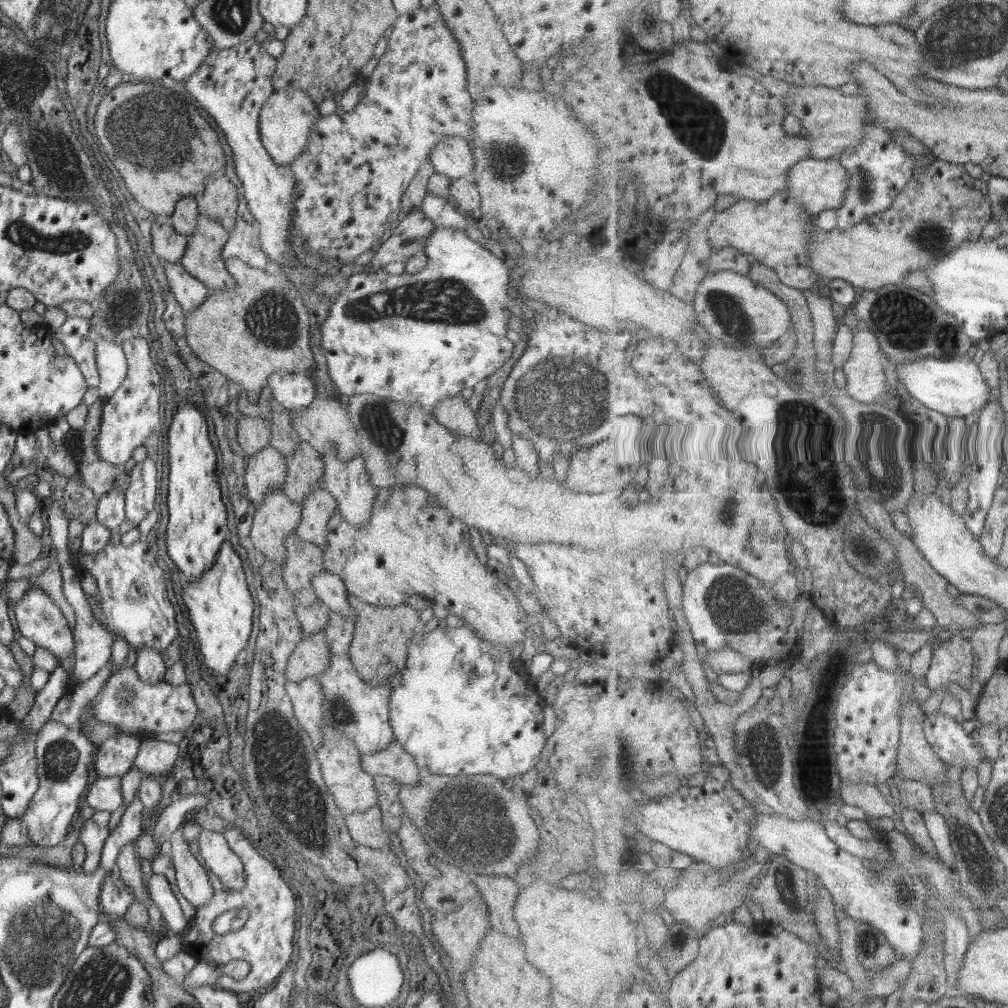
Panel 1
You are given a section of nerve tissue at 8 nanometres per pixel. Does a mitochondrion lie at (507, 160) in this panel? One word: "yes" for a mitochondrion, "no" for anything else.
yes

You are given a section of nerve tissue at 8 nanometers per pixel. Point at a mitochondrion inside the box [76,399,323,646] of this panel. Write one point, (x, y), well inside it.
(128, 604)

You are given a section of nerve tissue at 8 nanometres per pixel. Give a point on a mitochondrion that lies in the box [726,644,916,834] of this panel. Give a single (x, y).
(763, 738)

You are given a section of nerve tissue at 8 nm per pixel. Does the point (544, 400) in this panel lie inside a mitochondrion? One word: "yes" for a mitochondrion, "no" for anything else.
yes

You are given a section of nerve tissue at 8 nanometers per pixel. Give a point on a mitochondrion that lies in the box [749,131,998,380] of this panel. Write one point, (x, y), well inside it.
(908, 323)

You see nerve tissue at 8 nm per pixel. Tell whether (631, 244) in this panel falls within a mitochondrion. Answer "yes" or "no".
no

